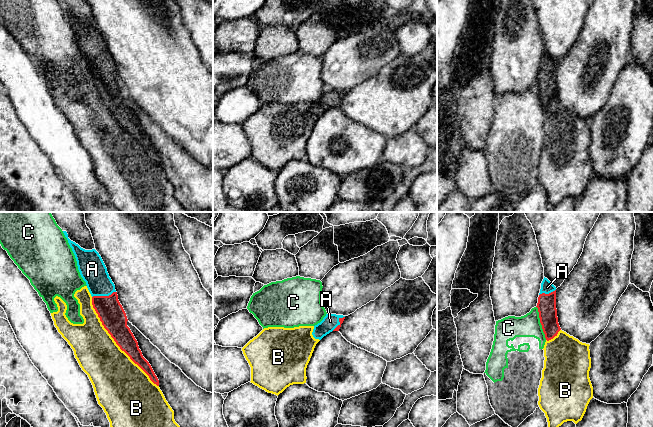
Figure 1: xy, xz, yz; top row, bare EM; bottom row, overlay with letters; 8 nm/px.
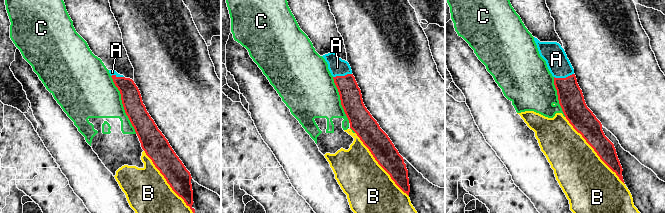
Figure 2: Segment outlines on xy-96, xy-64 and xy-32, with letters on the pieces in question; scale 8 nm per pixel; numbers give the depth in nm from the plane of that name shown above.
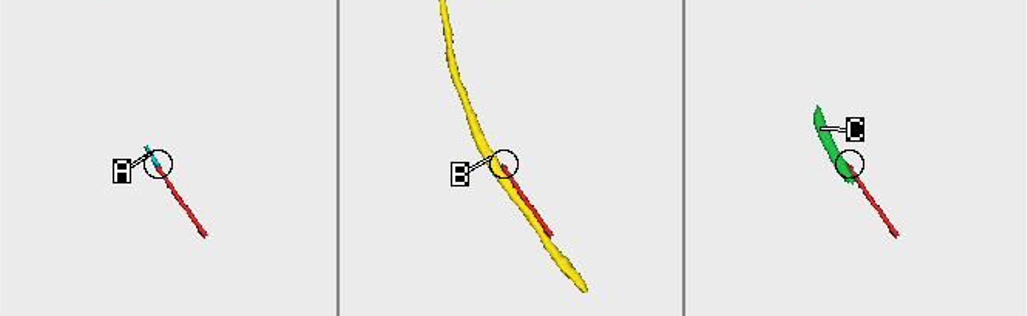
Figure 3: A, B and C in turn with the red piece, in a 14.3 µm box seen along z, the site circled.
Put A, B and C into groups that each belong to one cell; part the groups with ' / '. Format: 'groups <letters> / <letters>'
groups A / B / C

